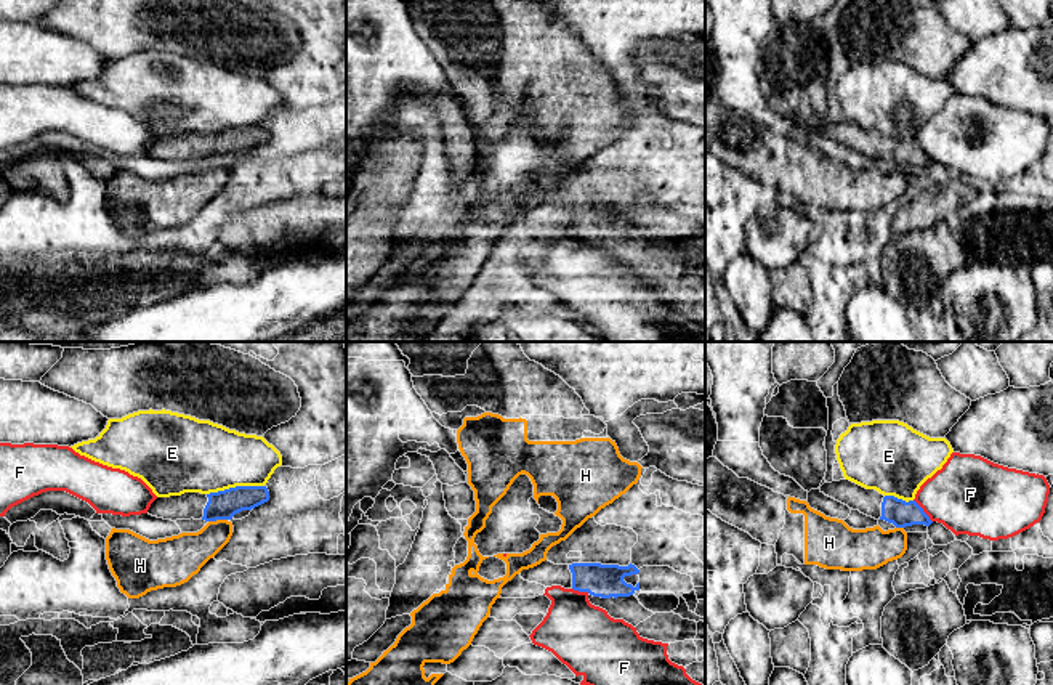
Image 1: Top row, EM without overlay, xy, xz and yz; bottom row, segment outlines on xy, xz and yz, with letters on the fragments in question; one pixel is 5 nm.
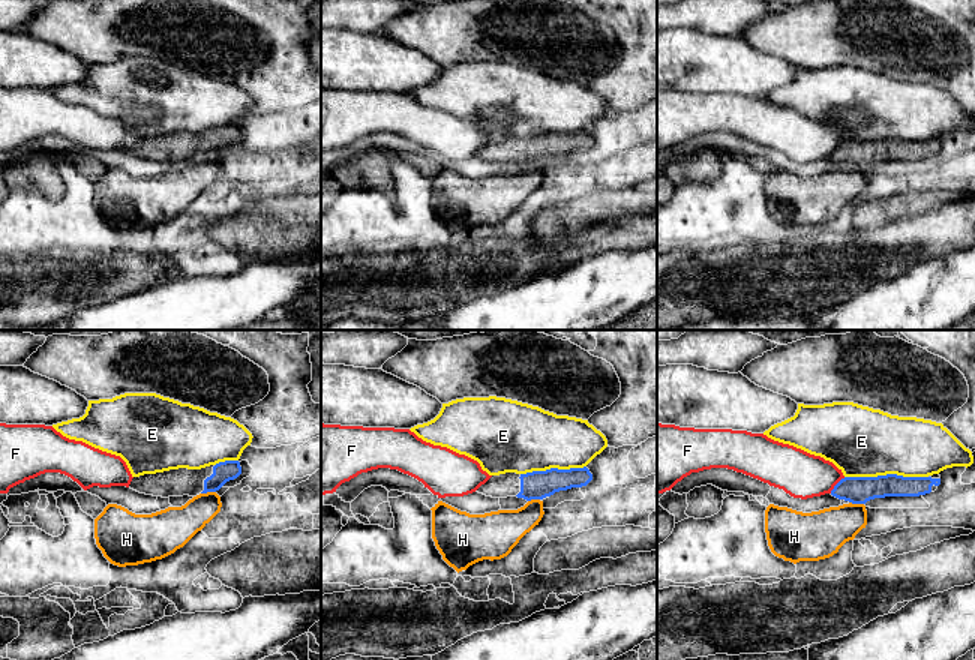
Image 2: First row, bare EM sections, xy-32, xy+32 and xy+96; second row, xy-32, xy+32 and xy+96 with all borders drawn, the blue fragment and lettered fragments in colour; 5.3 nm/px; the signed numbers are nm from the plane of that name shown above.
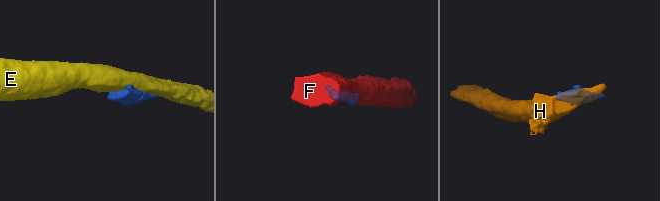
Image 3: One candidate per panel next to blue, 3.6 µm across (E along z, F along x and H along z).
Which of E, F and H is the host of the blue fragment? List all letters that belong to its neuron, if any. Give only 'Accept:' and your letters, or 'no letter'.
Accept: no letter

